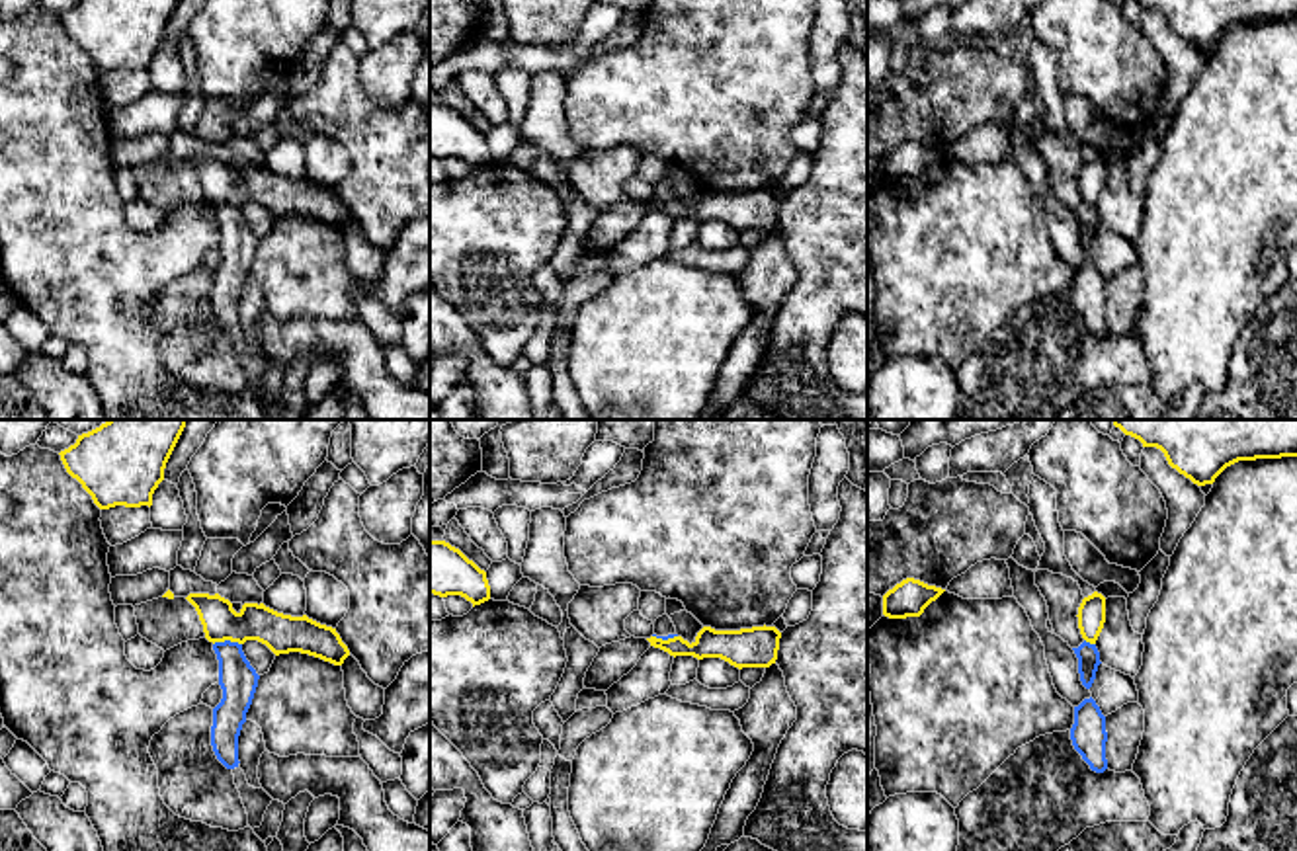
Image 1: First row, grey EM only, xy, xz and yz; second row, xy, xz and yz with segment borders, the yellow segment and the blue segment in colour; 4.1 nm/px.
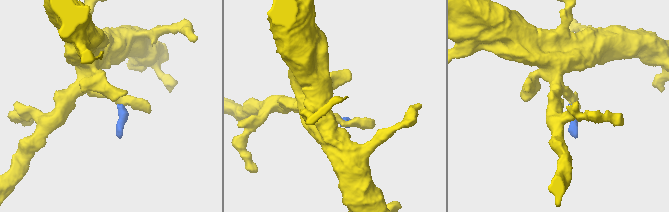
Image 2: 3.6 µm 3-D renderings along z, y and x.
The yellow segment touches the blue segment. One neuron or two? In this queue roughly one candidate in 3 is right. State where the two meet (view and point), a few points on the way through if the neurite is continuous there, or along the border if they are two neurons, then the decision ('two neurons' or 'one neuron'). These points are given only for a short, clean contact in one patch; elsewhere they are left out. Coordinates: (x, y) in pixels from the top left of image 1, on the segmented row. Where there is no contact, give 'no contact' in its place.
xy (227, 639) | along xy (241, 643), (217, 641), (213, 645) | two neurons

